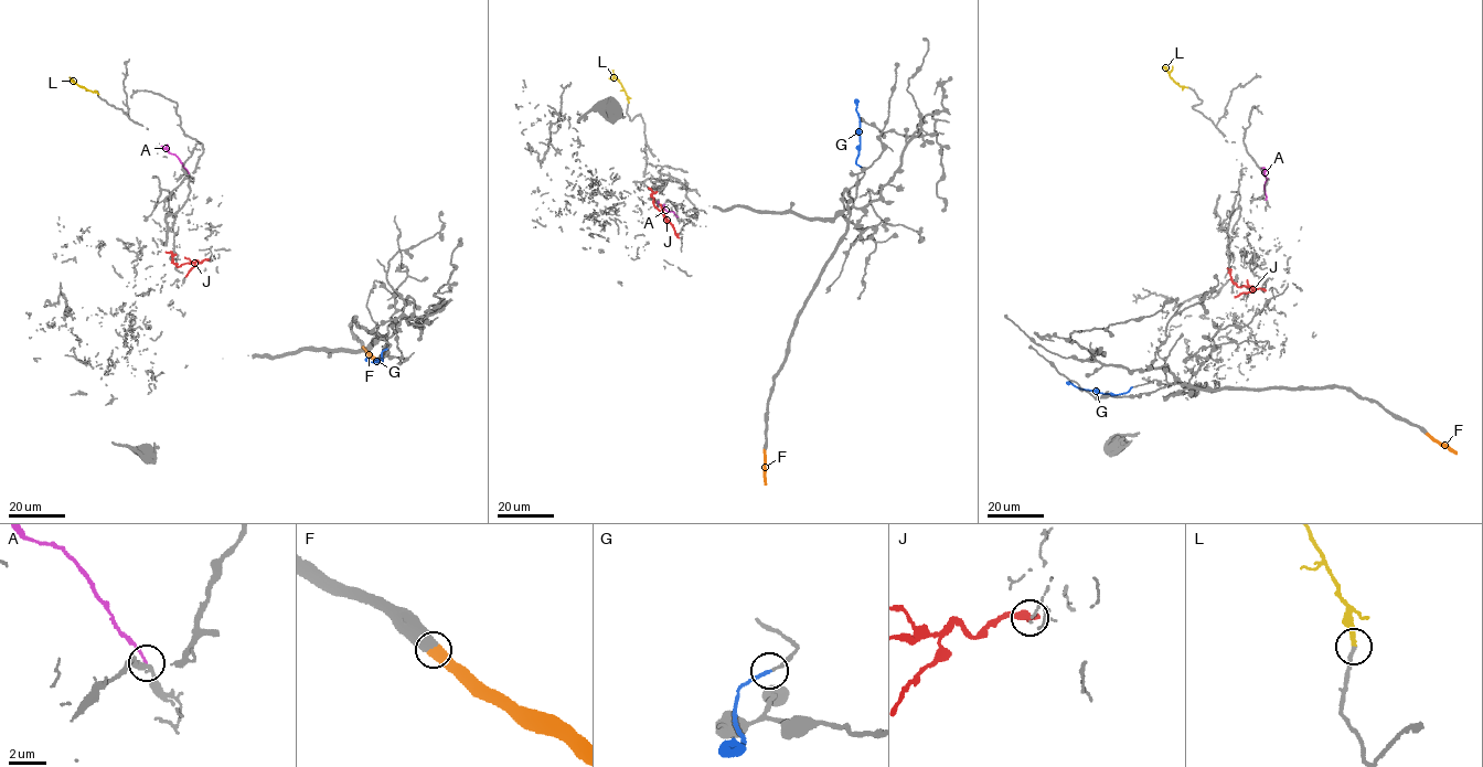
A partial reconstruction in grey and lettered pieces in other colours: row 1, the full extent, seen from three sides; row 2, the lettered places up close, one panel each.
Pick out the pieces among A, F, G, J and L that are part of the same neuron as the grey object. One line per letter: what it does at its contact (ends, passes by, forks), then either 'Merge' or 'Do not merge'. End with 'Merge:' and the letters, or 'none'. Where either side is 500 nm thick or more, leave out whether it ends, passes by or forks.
A: It ends there. Do not merge
F: Merge
G: It ends there. Merge
J: It passes by. Do not merge
L: It ends there. Merge
Merge: F, G, L

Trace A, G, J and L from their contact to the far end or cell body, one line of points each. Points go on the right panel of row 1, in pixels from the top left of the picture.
A: (1266, 199), (1267, 178), (1260, 168)
G: (1131, 387), (1127, 392), (1113, 394), (1080, 389), (1066, 383)
J: (1261, 289), (1237, 286), (1227, 267)
L: (1187, 87), (1180, 86), (1171, 77), (1172, 66)

